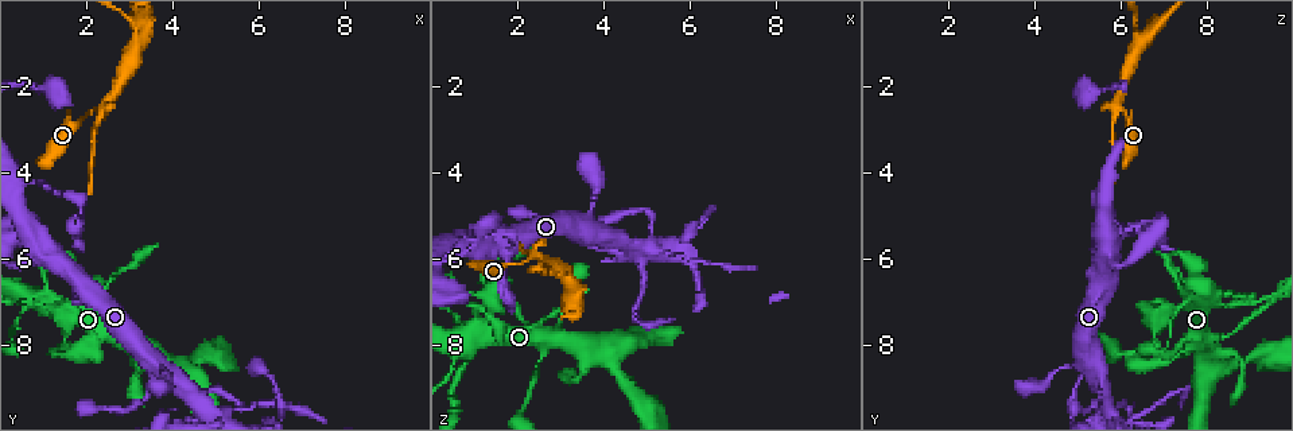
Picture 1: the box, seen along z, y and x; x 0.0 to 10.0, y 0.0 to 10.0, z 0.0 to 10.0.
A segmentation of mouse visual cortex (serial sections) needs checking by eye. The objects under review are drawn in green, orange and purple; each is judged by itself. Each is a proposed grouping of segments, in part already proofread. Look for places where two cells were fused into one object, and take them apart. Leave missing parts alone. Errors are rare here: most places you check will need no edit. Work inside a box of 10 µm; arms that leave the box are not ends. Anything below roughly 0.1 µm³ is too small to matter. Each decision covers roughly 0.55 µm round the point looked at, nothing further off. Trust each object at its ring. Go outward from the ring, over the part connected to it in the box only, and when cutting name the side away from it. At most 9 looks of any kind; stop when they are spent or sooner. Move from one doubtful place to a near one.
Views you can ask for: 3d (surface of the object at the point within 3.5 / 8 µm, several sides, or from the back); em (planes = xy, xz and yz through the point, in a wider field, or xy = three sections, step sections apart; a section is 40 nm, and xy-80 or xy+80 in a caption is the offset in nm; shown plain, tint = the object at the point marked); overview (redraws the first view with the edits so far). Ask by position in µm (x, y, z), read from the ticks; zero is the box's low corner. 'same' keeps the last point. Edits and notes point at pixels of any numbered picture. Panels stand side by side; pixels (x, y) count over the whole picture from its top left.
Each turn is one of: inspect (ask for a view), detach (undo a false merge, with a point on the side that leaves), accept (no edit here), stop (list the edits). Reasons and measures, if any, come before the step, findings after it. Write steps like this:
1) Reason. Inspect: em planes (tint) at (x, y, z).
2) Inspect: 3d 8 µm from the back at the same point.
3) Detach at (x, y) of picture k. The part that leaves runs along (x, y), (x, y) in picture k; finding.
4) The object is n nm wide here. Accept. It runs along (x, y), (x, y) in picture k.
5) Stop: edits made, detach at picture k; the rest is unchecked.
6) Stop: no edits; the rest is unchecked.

A narrow waist. Inspect: 3d 3.5 µm at (2.25, 2.60, 5.95).

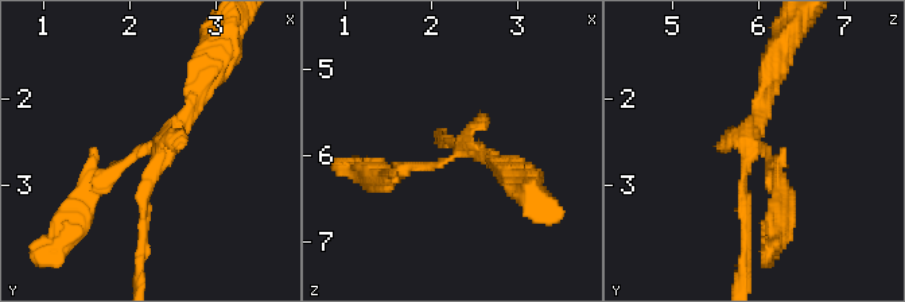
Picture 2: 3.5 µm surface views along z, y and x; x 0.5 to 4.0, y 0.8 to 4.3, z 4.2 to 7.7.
Now the EM. Inspect: em planes (tint) at (2.30, 2.60, 6.05).

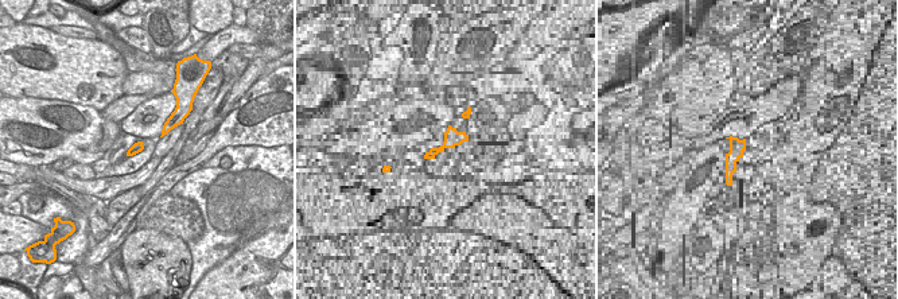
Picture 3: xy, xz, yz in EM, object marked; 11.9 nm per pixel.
Another direction. Inspect: em xy step 1 (tint) at the same point.

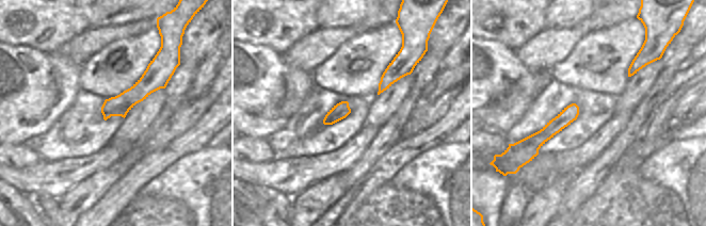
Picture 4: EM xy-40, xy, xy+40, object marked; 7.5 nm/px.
Accept. It runs along (156, 60), (156, 73), (106, 115) in picture 4; continuous, no second cell.

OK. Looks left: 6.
Inspect: 3d 3.5 µm at (0.90, 4.25, 5.55).

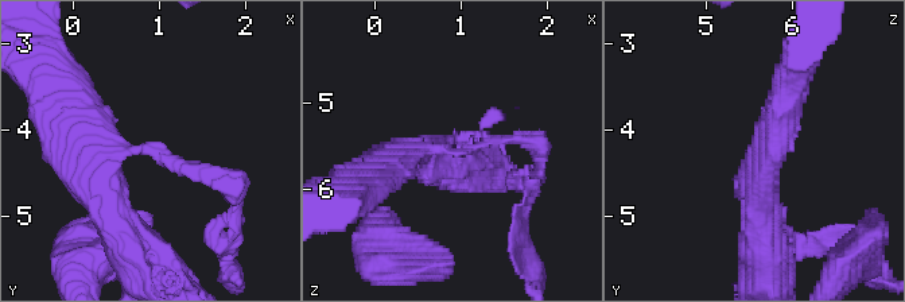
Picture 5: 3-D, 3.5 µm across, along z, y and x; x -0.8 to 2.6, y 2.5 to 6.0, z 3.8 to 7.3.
The arms are 150, 400 nm wide; shape alone is not enough. Inspect: em xy step 2 (tint) at (0.95, 4.25, 5.55).

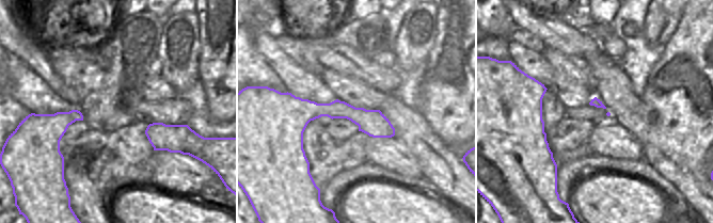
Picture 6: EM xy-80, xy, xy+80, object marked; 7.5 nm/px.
The object is 200 nm wide here. Accept. It runs along (286, 102), (345, 110), (392, 132) in picture 6; all the same cell.

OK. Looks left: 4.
Two arms in line, one across. Inspect: 3d 3.5 µm from the back at (3.10, 1.05, 6.40).

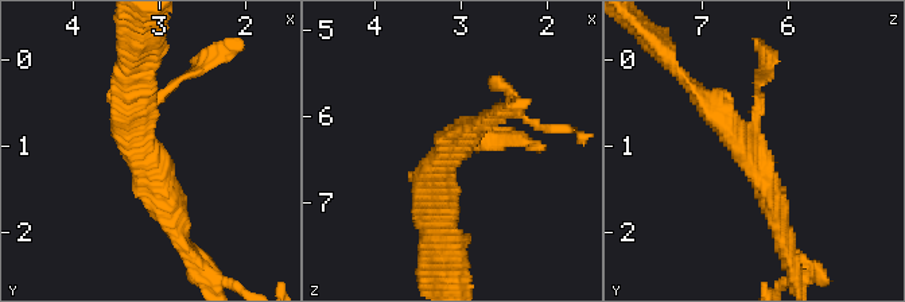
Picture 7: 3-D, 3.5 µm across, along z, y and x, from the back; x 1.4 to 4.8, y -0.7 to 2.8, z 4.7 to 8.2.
3 arms meet here; the arms are 100, 300, 300 nm wide. Inspect: em xy step 1 (plain) at (3.15, 1.05, 6.45).

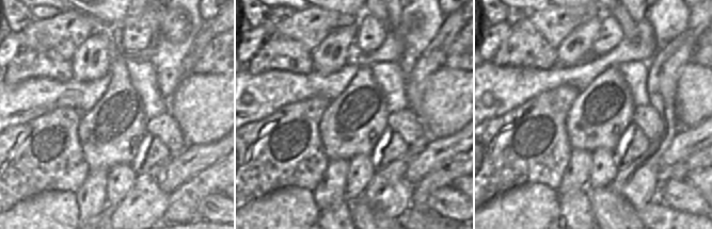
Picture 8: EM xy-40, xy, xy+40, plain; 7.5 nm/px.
Where the object lies. Inspect: em xy step 1 (tint) at the same point.

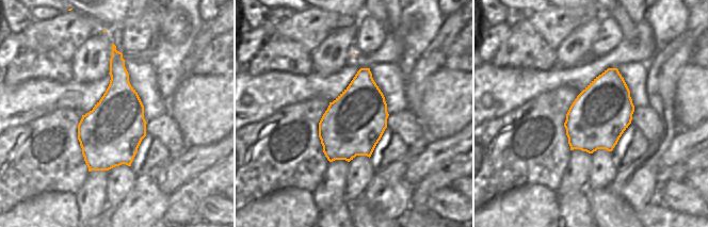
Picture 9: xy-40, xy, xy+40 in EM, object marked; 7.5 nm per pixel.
Accept. It runs along (783, 228), (752, 148), (687, 82) in picture 7; continuous, no second cell.

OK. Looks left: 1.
Stop: no edits; the rest is unchecked.

